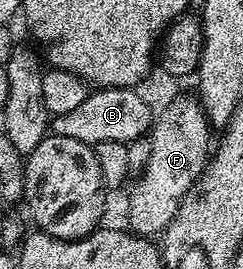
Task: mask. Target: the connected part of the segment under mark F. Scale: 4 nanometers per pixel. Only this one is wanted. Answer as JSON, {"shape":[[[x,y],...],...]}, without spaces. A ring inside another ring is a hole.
{"shape":[[[178,96],[160,110],[149,131],[150,159],[137,175],[138,183],[130,190],[129,229],[139,236],[158,236],[168,228],[194,181],[206,169],[212,150],[212,127],[197,97]],[[159,116],[159,118],[158,118]],[[155,234],[155,235],[154,235]]]}

